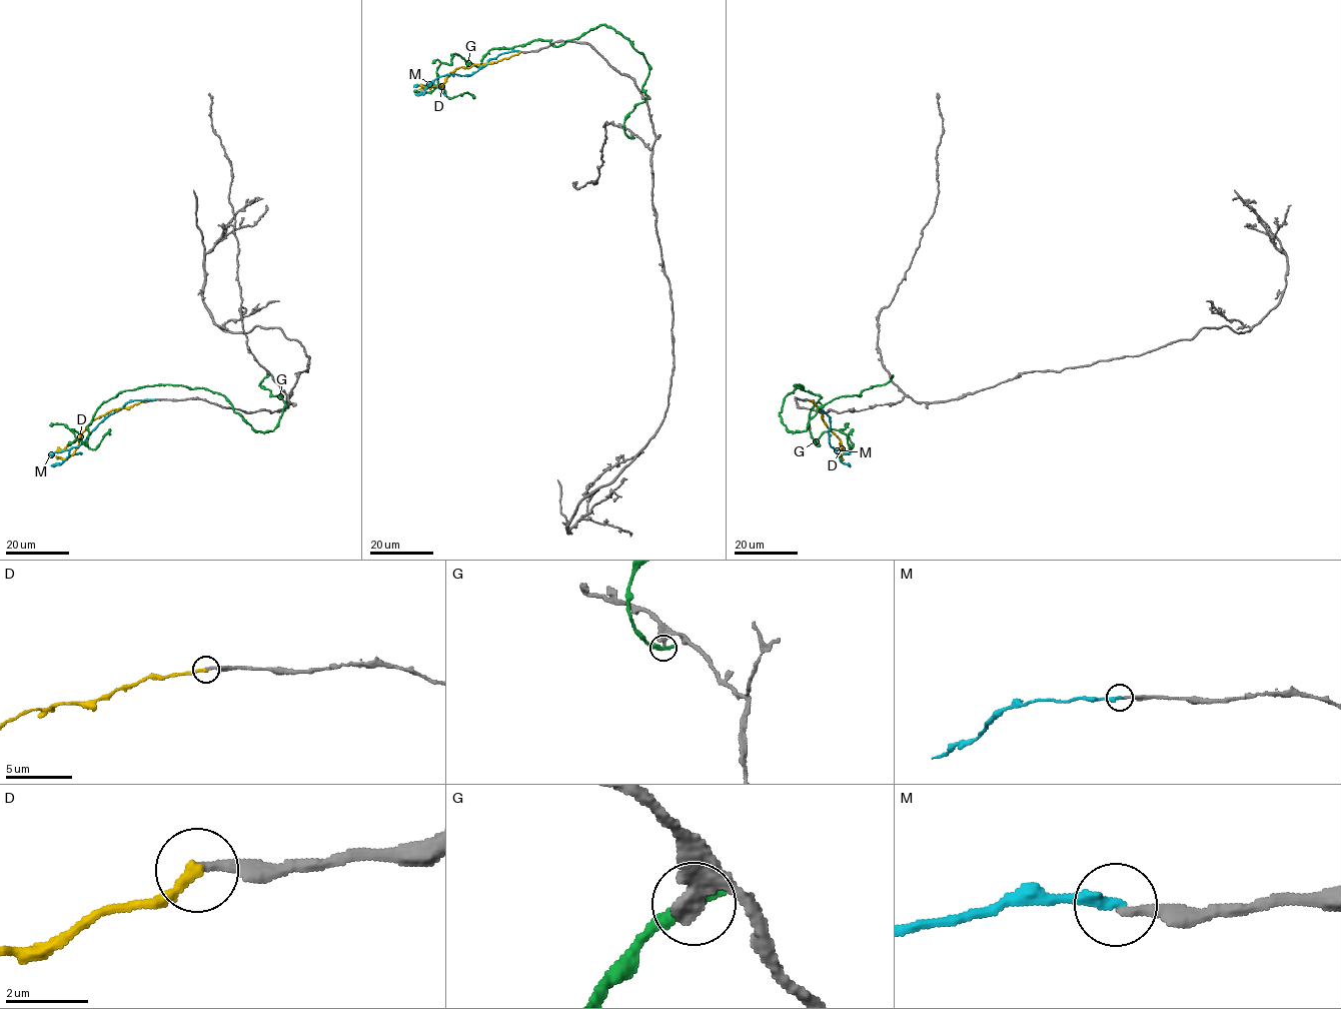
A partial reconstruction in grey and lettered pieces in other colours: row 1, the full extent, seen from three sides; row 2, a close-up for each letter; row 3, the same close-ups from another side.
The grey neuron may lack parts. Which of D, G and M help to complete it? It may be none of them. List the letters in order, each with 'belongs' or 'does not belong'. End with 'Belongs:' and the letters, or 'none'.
D: does not belong
G: does not belong
M: belongs
Belongs: M

